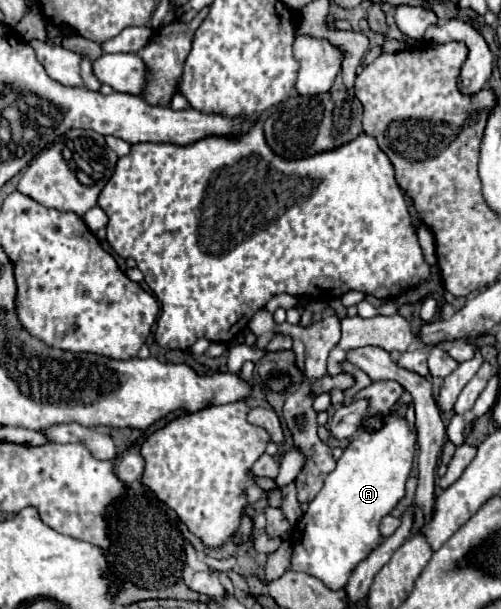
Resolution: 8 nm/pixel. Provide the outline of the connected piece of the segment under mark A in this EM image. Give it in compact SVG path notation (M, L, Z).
M398 413L384 415L382 427L376 431L362 429L344 449L336 469L326 477L322 491L296 524L290 569L320 579L328 589L342 589L352 569L382 543L378 531L380 519L404 497L414 453L416 433Z

